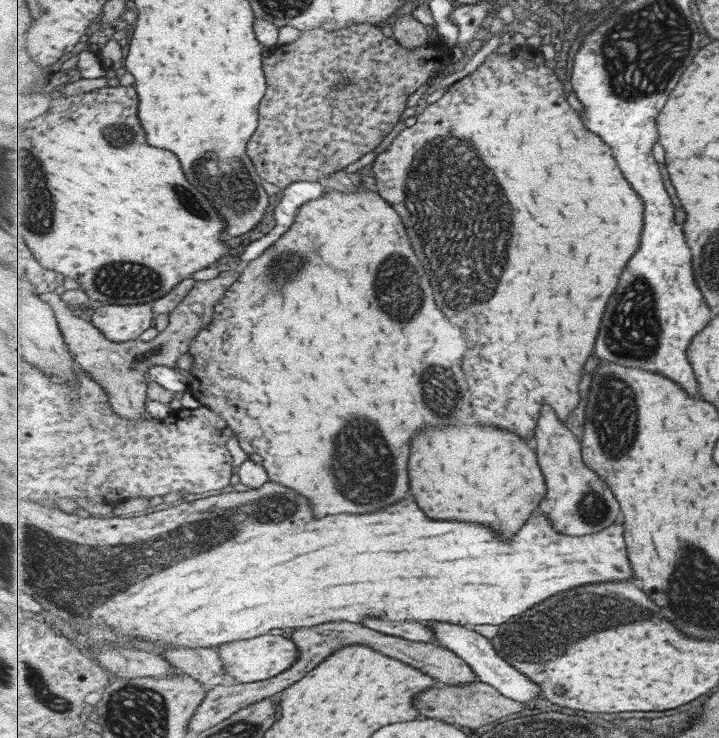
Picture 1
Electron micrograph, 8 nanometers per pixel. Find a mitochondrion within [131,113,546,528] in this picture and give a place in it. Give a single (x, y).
(451, 199)

